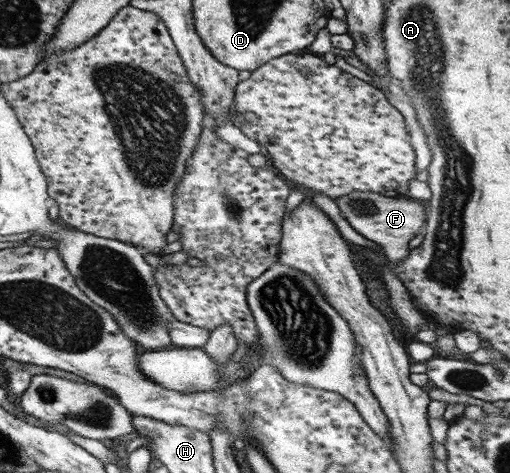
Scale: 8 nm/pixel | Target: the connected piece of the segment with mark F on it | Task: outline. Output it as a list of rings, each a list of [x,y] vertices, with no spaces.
[[[353,191],[343,197],[332,199],[340,215],[351,228],[361,234],[383,251],[389,263],[396,263],[409,254],[408,242],[419,234],[419,228],[425,223],[427,212],[424,202],[414,201],[409,198],[388,198],[379,194]]]

